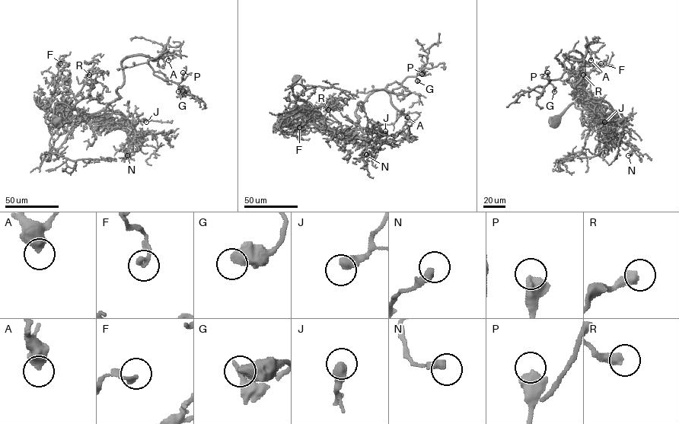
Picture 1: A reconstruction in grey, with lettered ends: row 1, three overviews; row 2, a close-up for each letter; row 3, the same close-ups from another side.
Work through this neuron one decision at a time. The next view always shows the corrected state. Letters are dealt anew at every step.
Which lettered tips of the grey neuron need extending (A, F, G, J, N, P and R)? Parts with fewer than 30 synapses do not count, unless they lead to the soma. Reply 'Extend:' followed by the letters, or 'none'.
Extend: none

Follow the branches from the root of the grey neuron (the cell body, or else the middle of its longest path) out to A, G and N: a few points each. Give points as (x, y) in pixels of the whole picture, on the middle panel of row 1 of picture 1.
A: (294, 78), (293, 95), (341, 138), (356, 125), (358, 103), (361, 110), (375, 90), (407, 117)
G: (294, 78), (293, 95), (341, 138), (356, 125), (359, 102), (361, 110), (373, 92), (417, 81)
N: (294, 78), (293, 95), (308, 101), (326, 127), (341, 139), (365, 138), (366, 147), (363, 158), (366, 154)

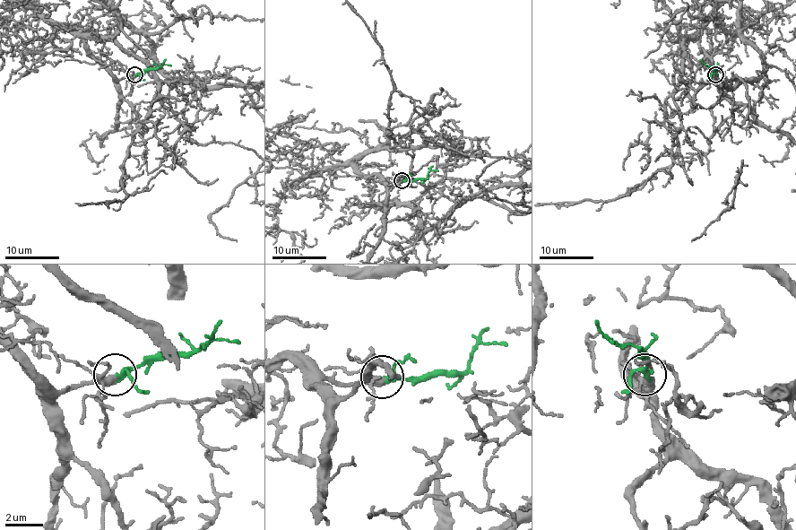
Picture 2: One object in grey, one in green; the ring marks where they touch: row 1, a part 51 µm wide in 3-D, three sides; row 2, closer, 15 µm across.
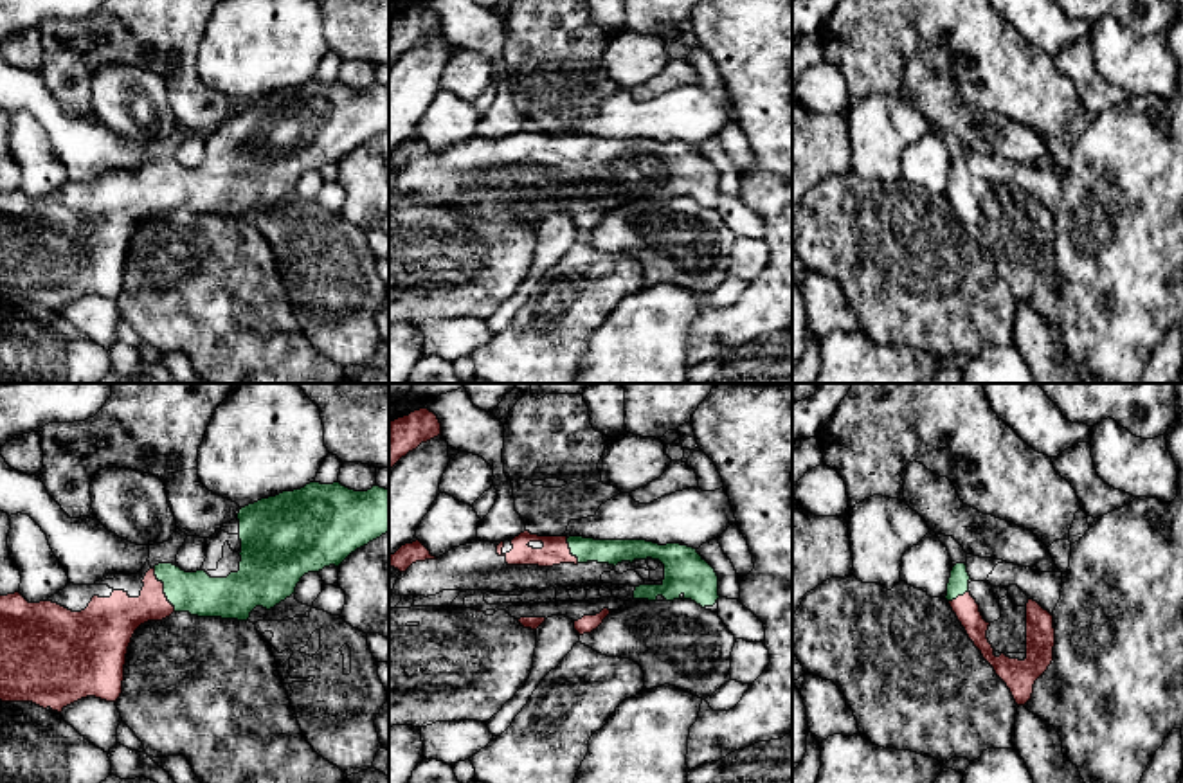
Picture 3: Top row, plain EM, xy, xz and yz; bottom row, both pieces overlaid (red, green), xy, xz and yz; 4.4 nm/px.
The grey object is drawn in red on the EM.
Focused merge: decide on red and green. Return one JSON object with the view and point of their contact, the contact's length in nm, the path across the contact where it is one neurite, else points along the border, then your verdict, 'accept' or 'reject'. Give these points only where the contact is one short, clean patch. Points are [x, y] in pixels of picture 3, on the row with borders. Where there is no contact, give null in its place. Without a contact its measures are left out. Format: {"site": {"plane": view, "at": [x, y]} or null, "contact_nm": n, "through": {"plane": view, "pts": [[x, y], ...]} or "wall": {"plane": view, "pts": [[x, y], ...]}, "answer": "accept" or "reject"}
{"site": {"plane": "xy", "at": [162, 589]}, "contact_nm": 220, "answer": "accept"}

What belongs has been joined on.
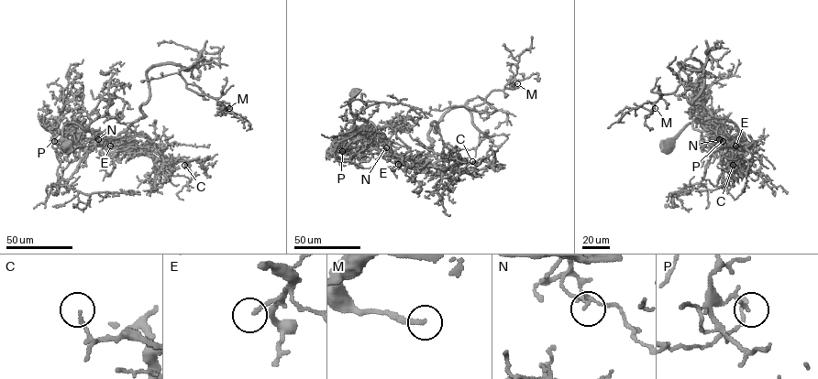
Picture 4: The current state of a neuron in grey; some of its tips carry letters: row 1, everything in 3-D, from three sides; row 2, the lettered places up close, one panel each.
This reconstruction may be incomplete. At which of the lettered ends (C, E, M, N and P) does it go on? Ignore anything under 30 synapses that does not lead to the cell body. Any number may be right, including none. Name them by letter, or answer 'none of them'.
none of them

